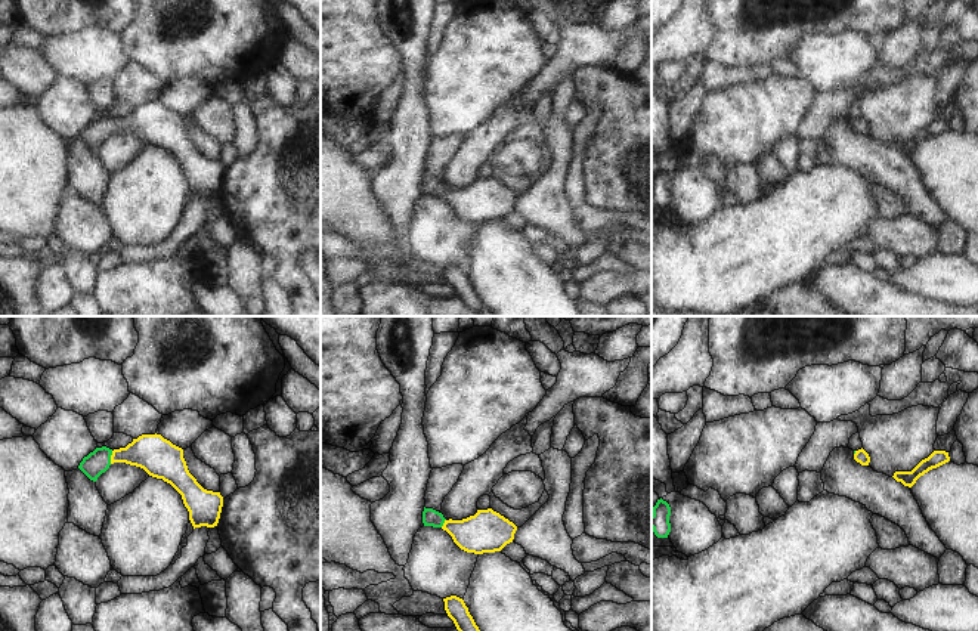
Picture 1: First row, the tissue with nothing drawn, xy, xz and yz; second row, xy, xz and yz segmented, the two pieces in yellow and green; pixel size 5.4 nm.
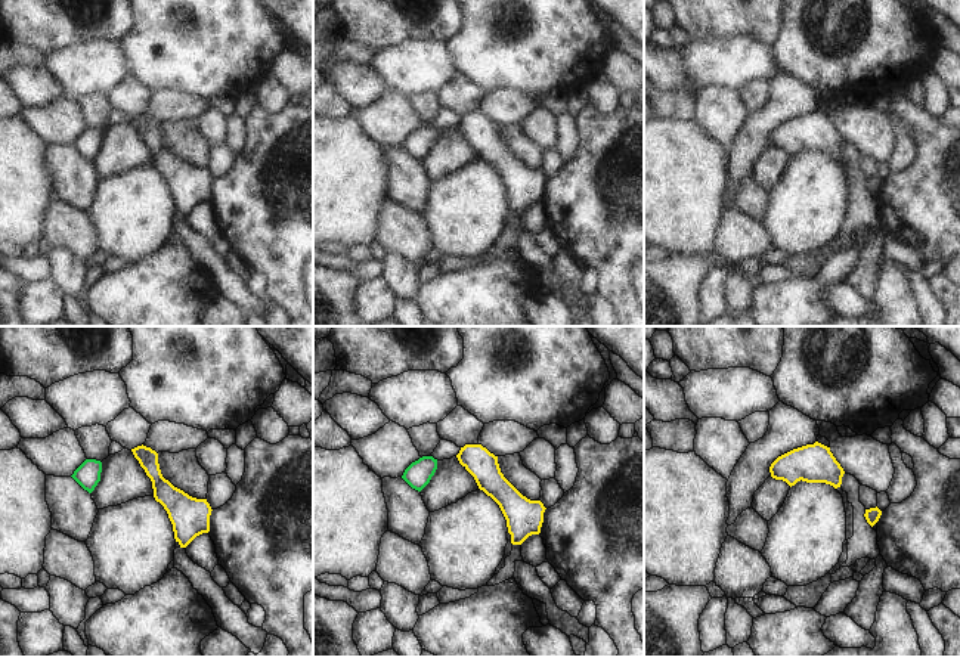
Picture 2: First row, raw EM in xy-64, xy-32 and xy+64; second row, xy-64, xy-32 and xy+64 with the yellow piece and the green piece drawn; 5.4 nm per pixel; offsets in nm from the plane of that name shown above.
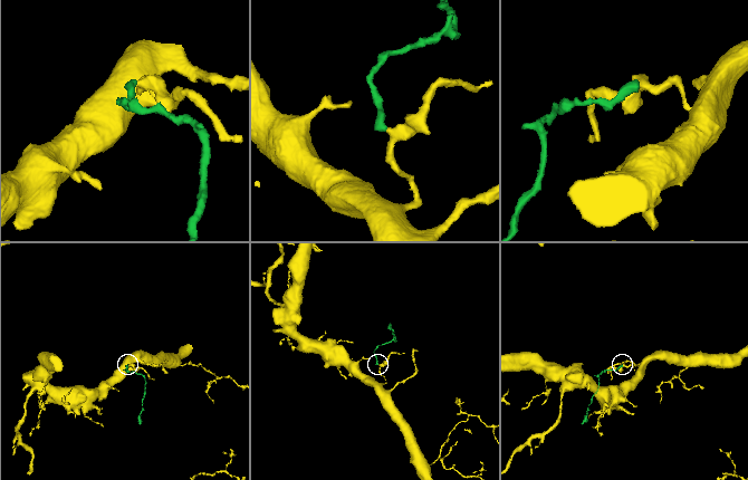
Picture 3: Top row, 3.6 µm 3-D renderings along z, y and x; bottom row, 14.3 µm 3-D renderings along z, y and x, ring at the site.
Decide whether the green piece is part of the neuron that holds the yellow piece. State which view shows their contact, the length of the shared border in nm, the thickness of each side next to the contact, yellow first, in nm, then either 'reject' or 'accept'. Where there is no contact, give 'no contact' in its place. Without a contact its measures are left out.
xy | 70 nm | 200/130 nm | accept

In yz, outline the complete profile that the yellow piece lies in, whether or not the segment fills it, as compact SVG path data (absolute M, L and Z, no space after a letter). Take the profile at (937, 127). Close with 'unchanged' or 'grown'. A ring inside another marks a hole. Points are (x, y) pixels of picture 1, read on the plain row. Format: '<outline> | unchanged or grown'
M934 120L928 127L922 129L912 140L895 140L892 146L897 151L901 151L904 155L912 157L920 145L948 130L948 121Z | unchanged

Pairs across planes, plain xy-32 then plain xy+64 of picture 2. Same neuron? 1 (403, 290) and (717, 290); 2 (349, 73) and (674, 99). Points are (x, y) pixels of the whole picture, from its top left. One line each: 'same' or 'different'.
1: different
2: different

